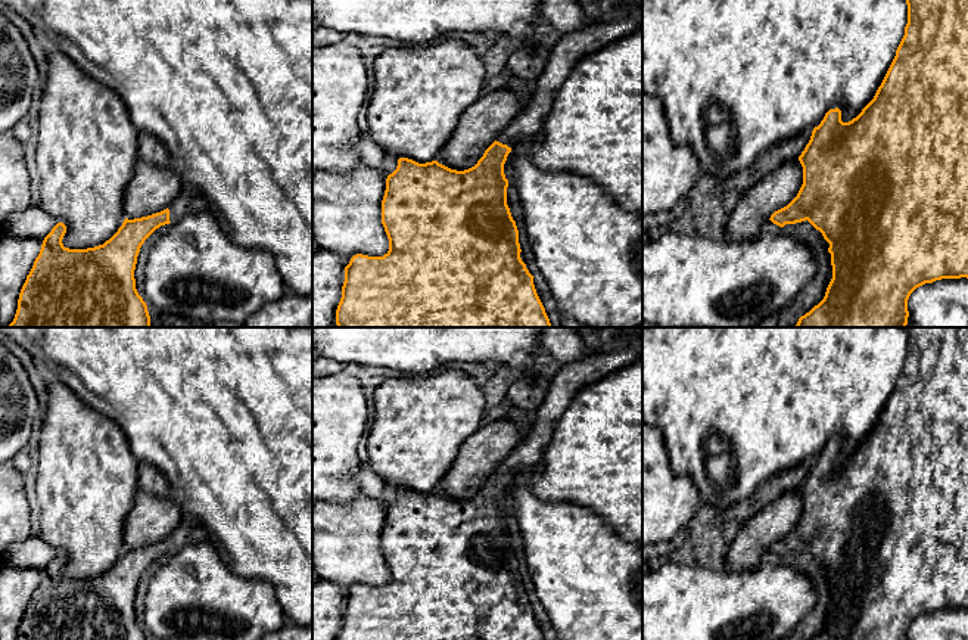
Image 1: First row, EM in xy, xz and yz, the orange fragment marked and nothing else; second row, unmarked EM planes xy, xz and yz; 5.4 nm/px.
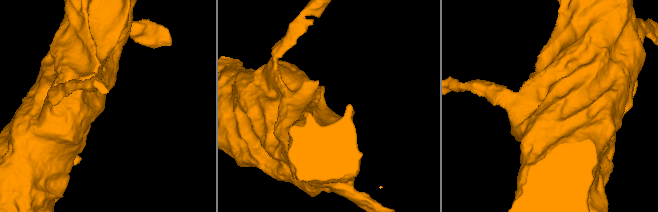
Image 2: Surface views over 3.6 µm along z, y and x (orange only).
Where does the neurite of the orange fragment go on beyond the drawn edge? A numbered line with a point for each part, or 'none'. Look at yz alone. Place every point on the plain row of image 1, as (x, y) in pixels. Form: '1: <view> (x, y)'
none

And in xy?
1: xy (186, 534)

